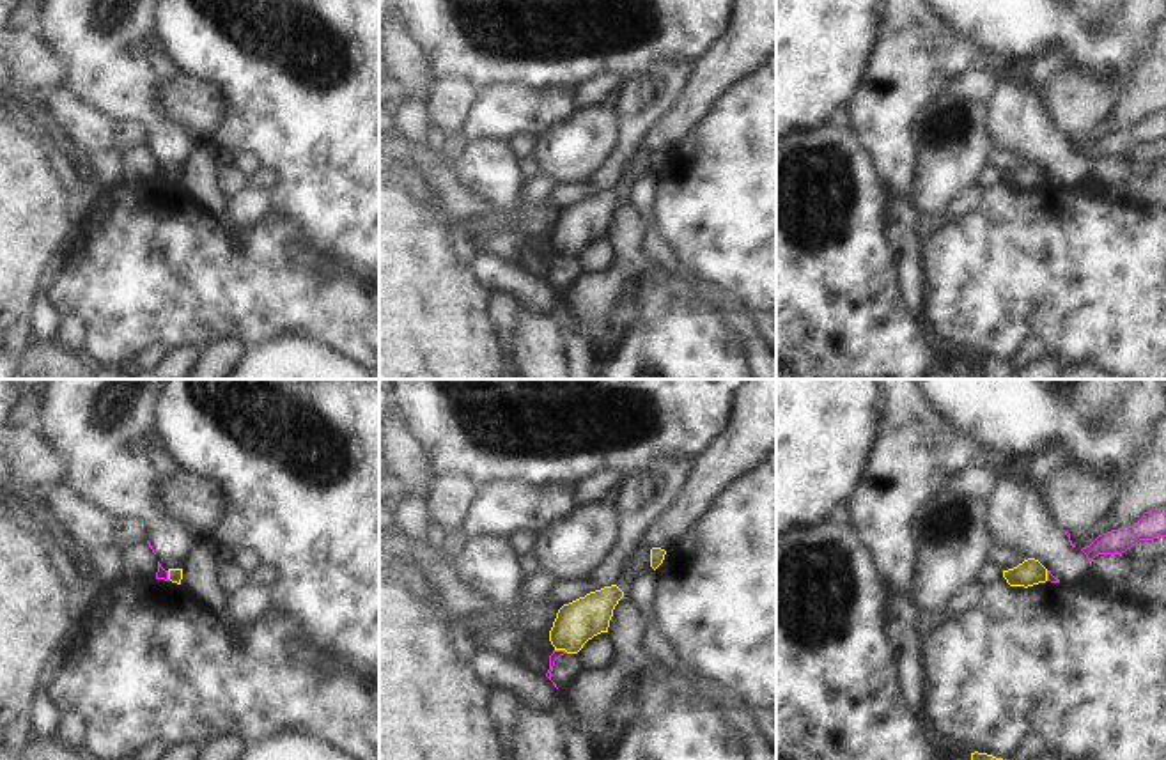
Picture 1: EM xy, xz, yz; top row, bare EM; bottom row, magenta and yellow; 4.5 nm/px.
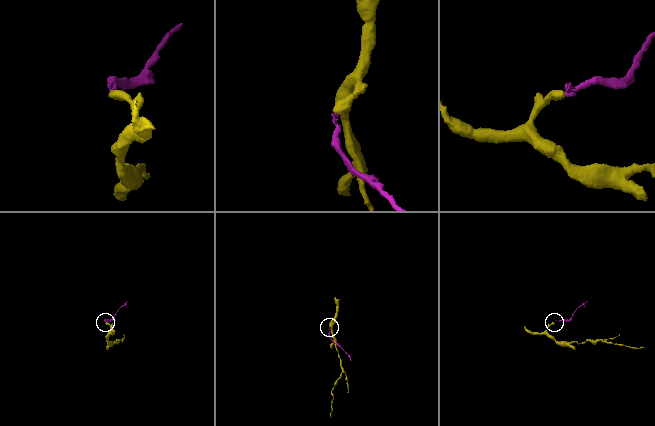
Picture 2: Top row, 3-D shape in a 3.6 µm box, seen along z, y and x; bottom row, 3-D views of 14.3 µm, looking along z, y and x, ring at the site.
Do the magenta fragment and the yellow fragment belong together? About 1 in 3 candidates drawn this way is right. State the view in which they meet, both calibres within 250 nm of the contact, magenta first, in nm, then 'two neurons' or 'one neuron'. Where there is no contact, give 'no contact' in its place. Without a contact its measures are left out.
xz | 40/190 nm | two neurons

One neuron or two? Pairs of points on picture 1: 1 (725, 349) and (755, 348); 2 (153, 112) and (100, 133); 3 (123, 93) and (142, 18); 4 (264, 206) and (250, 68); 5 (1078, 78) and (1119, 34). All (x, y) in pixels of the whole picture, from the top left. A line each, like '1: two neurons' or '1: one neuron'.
1: two neurons
2: two neurons
3: one neuron
4: two neurons
5: two neurons

